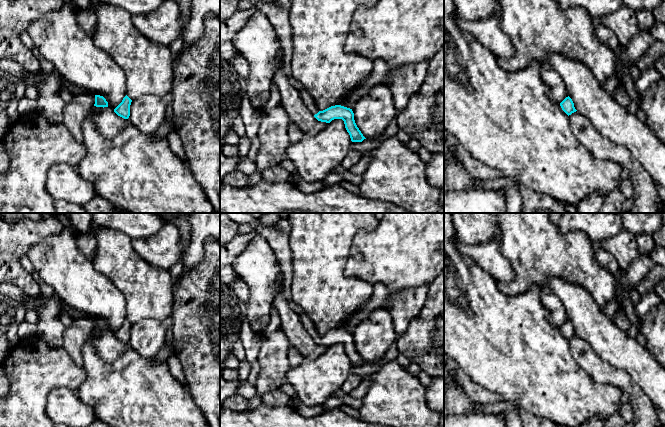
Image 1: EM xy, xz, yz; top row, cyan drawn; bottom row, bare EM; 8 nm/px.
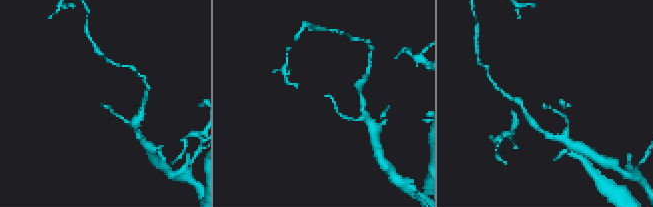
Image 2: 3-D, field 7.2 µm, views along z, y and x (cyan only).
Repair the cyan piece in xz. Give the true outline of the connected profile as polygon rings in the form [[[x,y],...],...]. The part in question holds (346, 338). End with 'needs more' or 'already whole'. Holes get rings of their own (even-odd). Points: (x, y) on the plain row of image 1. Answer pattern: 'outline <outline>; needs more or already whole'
outline [[[225,213],[229,218],[239,224],[250,224],[256,228],[256,233],[267,240],[279,262],[283,275],[283,289],[289,302],[290,308],[297,312],[306,331],[314,338],[314,341],[321,346],[330,347],[334,343],[342,343],[345,352],[350,359],[352,366],[362,366],[366,363],[354,344],[352,333],[335,329],[323,335],[319,335],[315,325],[310,318],[297,306],[291,296],[291,284],[293,277],[291,250],[289,247],[289,233],[284,233],[276,229],[275,225],[261,226],[258,219],[250,213]]]; needs more

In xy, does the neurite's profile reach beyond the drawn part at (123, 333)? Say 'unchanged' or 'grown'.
unchanged

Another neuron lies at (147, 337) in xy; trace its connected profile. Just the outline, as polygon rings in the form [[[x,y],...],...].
[[[172,317],[164,320],[145,319],[132,324],[129,346],[146,359],[154,359],[166,344],[166,332]]]

